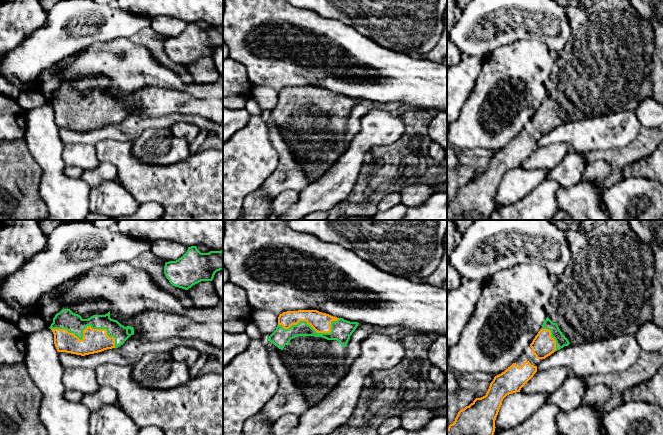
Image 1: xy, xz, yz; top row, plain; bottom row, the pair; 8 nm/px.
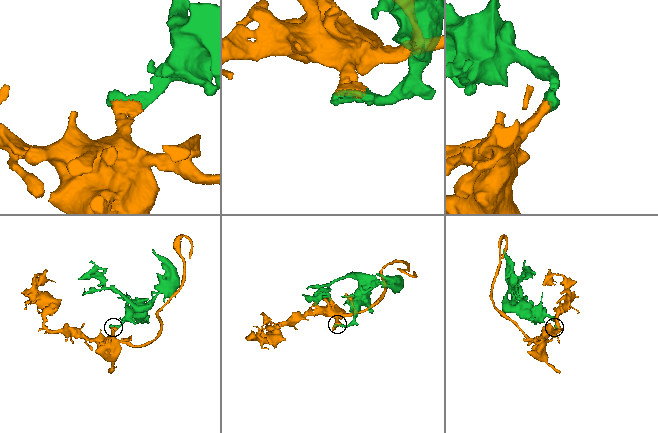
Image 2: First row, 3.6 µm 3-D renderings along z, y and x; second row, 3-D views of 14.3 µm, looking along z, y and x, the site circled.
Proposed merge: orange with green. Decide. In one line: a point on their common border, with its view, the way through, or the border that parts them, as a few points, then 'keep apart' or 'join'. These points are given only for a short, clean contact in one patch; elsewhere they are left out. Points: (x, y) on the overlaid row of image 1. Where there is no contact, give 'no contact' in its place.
xy (85, 329) | join

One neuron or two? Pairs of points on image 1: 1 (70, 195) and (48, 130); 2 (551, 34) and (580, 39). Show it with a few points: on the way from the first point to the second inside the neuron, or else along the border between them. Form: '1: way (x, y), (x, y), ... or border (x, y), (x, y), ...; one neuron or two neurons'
1: way (54, 179), (52, 164), (48, 155), (48, 146); one neuron
2: border (566, 14), (571, 28), (571, 36), (563, 49); two neurons

